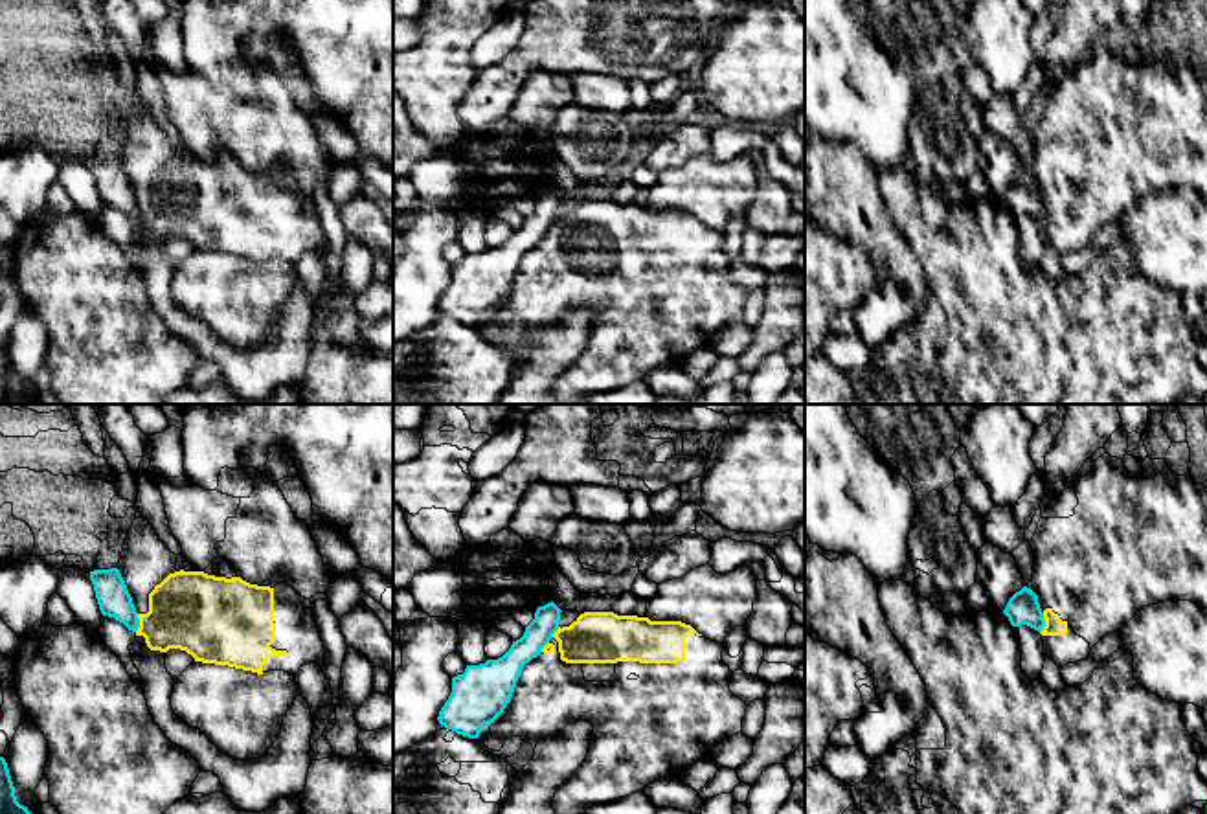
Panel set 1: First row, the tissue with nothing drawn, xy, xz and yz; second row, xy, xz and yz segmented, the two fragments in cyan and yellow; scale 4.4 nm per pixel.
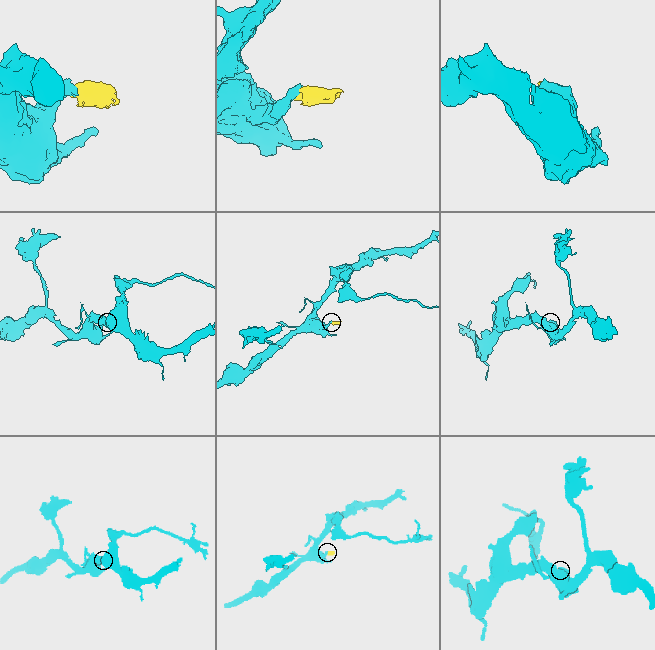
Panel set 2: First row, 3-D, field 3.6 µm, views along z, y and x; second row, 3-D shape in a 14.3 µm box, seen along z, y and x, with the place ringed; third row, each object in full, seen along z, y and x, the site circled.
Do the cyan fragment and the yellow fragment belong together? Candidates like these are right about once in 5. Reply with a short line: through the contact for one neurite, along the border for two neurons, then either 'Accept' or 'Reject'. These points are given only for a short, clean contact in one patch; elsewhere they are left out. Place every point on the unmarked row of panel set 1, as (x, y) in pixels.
Line: yz (1044, 201), (1044, 217), (1040, 221). Reject

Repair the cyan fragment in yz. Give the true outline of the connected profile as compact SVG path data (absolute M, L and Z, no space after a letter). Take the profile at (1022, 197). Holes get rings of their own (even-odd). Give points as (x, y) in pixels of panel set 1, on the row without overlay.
M1023 175L1009 187L1003 202L1009 206L1012 215L1027 213L1038 220L1042 220L1045 215L1038 184L1027 175Z

